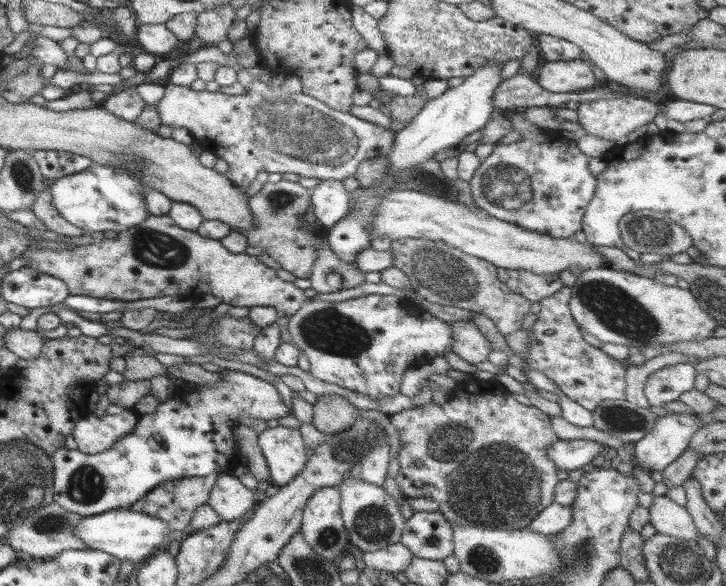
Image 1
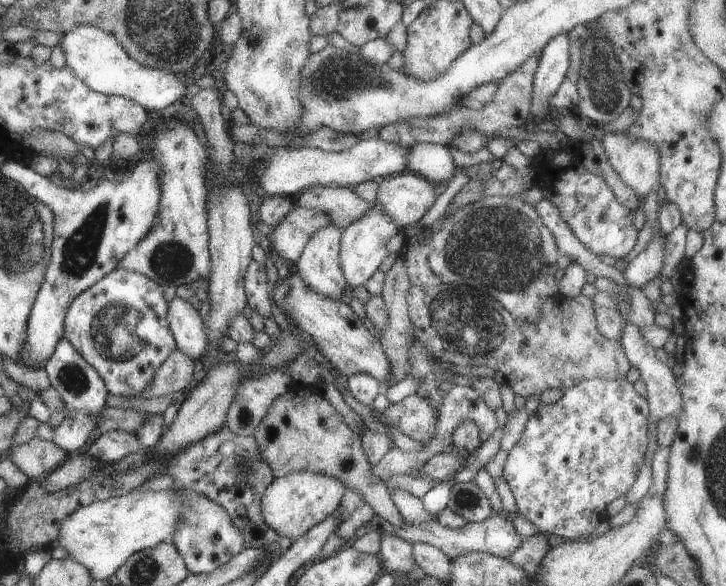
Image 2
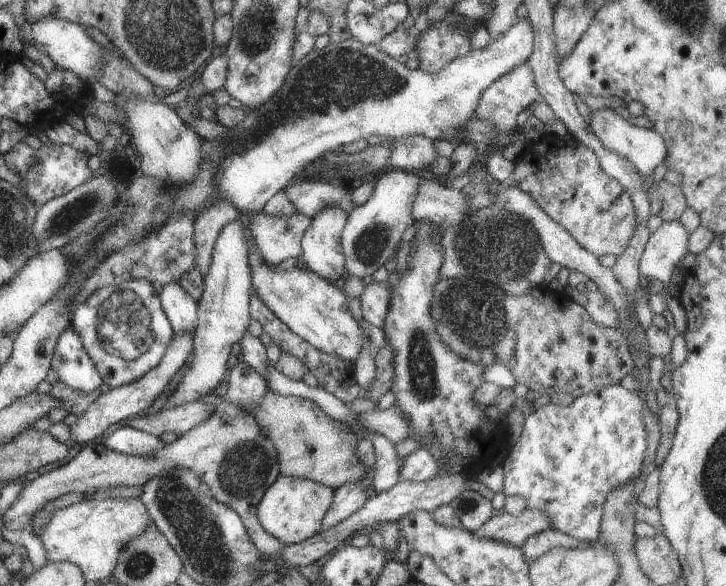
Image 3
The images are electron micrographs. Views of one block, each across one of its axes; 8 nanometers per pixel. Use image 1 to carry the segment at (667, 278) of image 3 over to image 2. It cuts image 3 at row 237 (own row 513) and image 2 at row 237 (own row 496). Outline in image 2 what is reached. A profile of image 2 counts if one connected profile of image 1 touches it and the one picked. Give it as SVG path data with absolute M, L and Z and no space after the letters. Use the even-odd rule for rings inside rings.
M653 236L647 246L627 264L621 272L626 287L645 286L654 277L659 276L659 270L663 266L664 236Z

